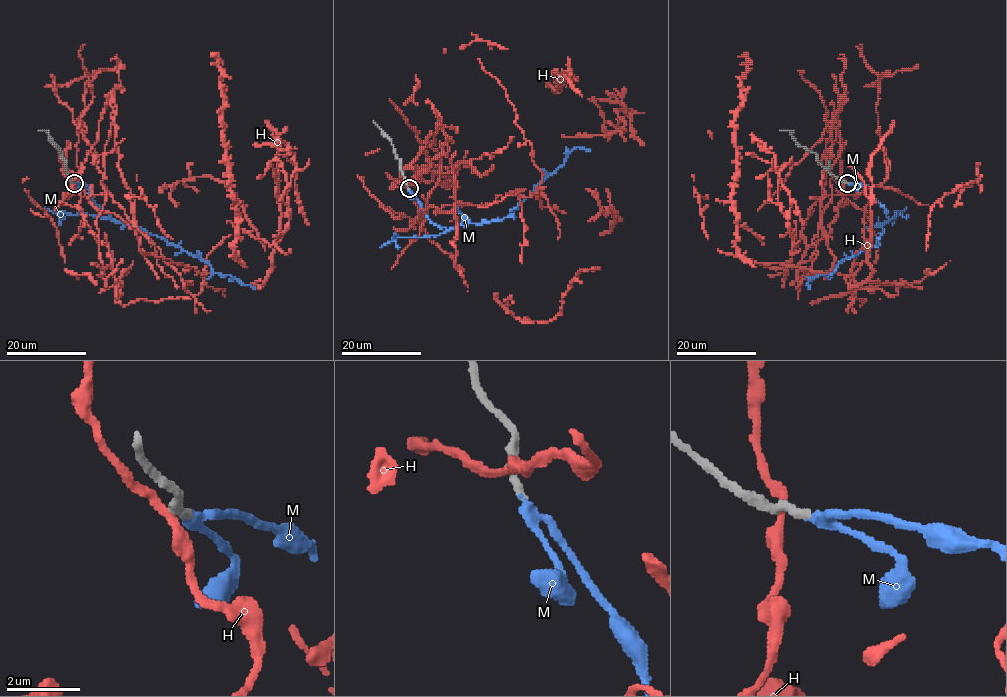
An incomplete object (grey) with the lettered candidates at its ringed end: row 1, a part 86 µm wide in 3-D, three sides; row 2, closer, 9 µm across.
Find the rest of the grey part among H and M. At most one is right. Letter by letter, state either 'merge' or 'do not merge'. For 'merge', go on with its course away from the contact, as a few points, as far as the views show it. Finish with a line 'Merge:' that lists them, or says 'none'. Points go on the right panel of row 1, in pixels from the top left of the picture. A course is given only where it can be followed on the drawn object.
H: do not merge
M: merge; course (846, 183), (867, 186), (888, 219), (876, 243), (844, 258), (827, 276), (816, 275), (806, 283), (807, 288)
Merge: M

